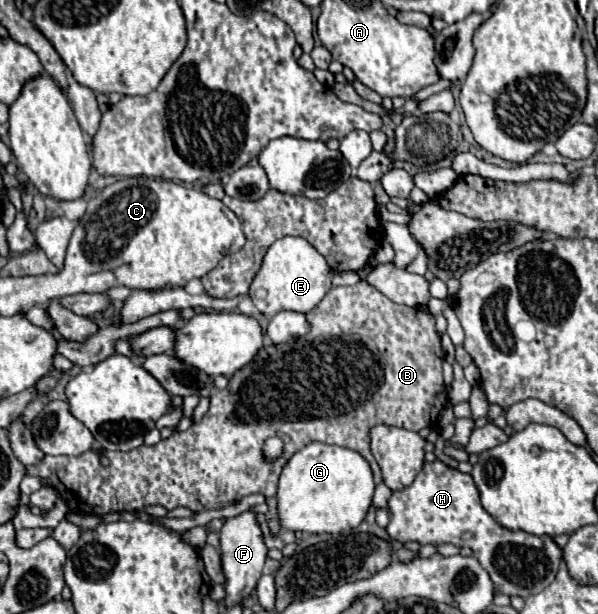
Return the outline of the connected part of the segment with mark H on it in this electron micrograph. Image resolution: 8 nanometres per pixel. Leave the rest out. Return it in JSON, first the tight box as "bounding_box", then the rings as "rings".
{"bounding_box":[386,458,562,598],"rings":[[[438,458],[430,464],[424,464],[420,474],[408,488],[392,492],[392,496],[388,500],[388,514],[390,514],[390,522],[386,526],[386,532],[388,532],[390,540],[396,540],[400,544],[412,540],[422,546],[424,544],[436,544],[436,546],[454,544],[458,548],[468,546],[472,550],[472,556],[488,572],[492,584],[496,588],[496,594],[528,598],[536,592],[542,592],[548,584],[552,584],[552,580],[556,578],[558,566],[562,562],[562,548],[550,536],[534,536],[534,534],[528,534],[522,530],[512,532],[512,530],[506,530],[504,526],[500,526],[480,504],[480,492],[474,484],[472,476],[446,466]]]}

